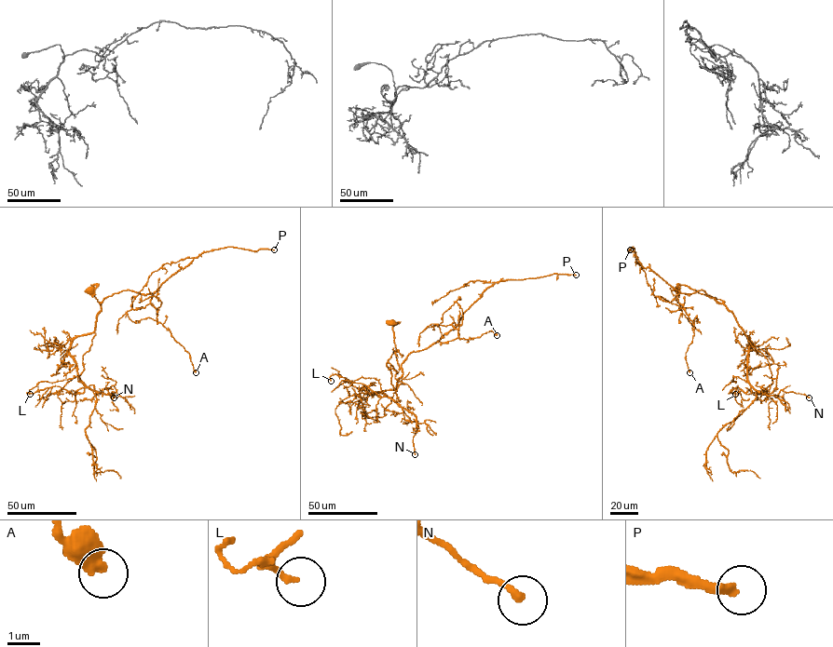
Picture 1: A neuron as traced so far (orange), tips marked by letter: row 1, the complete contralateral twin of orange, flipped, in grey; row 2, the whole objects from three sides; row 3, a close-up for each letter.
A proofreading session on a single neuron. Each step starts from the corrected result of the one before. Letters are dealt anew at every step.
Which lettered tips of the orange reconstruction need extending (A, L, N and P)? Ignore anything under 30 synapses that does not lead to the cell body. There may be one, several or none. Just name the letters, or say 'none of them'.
P

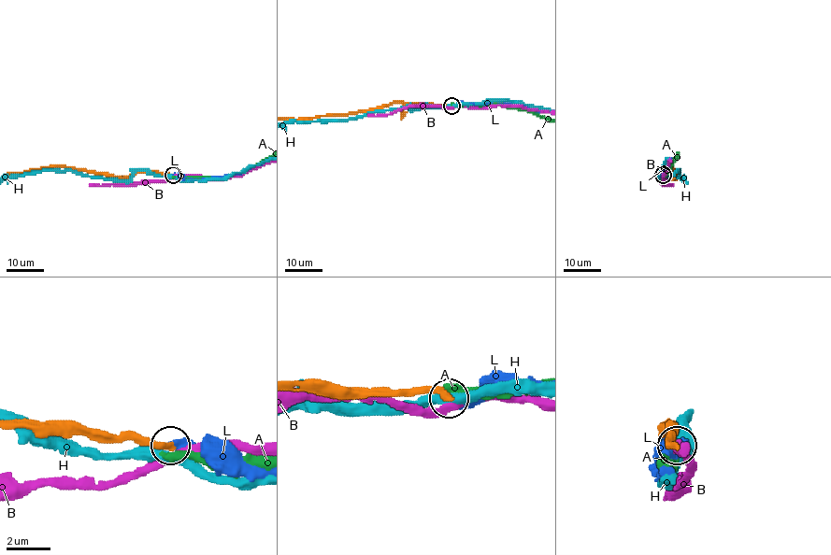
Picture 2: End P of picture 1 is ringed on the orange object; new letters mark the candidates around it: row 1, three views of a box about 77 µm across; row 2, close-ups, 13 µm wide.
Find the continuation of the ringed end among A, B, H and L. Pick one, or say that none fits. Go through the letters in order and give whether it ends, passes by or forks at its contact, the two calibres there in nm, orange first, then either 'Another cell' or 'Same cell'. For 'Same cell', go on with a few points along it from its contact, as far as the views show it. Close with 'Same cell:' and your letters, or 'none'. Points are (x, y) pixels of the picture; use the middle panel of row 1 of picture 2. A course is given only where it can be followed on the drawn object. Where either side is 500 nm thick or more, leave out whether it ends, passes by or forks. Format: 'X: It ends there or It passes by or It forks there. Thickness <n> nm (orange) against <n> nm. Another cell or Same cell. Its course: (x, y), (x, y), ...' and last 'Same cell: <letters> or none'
A: It ends there. Thickness 360 nm (orange) against 320 nm. Another cell
B: It passes by. Thickness 280 nm (orange) against 340 nm. Another cell
H: It passes by. Thickness 320 nm (orange) against 400 nm. Another cell
L: It ends there. Thickness 320 nm (orange) against 400 nm. Same cell
Same cell: L

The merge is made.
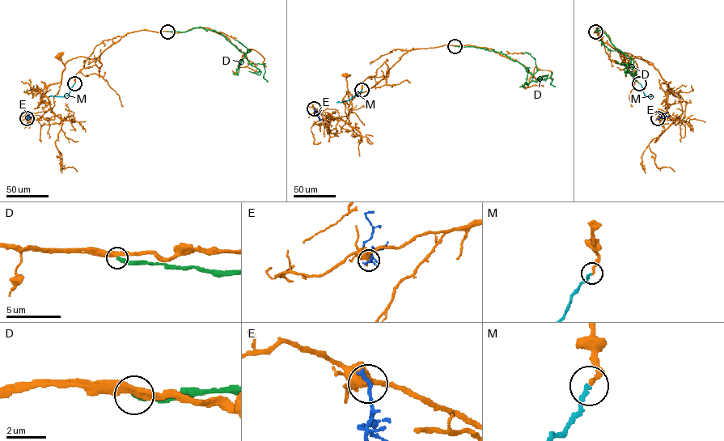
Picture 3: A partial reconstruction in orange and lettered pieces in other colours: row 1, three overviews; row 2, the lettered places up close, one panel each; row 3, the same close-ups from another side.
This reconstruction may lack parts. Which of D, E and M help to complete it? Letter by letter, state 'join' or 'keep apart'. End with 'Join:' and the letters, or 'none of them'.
D: keep apart
E: keep apart
M: join
Join: M

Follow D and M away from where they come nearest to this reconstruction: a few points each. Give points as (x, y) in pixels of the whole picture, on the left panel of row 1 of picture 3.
D: (167, 31), (185, 31), (201, 27), (213, 30), (245, 53), (250, 63), (263, 64), (263, 78), (268, 81)
M: (74, 83), (66, 95), (49, 95)

